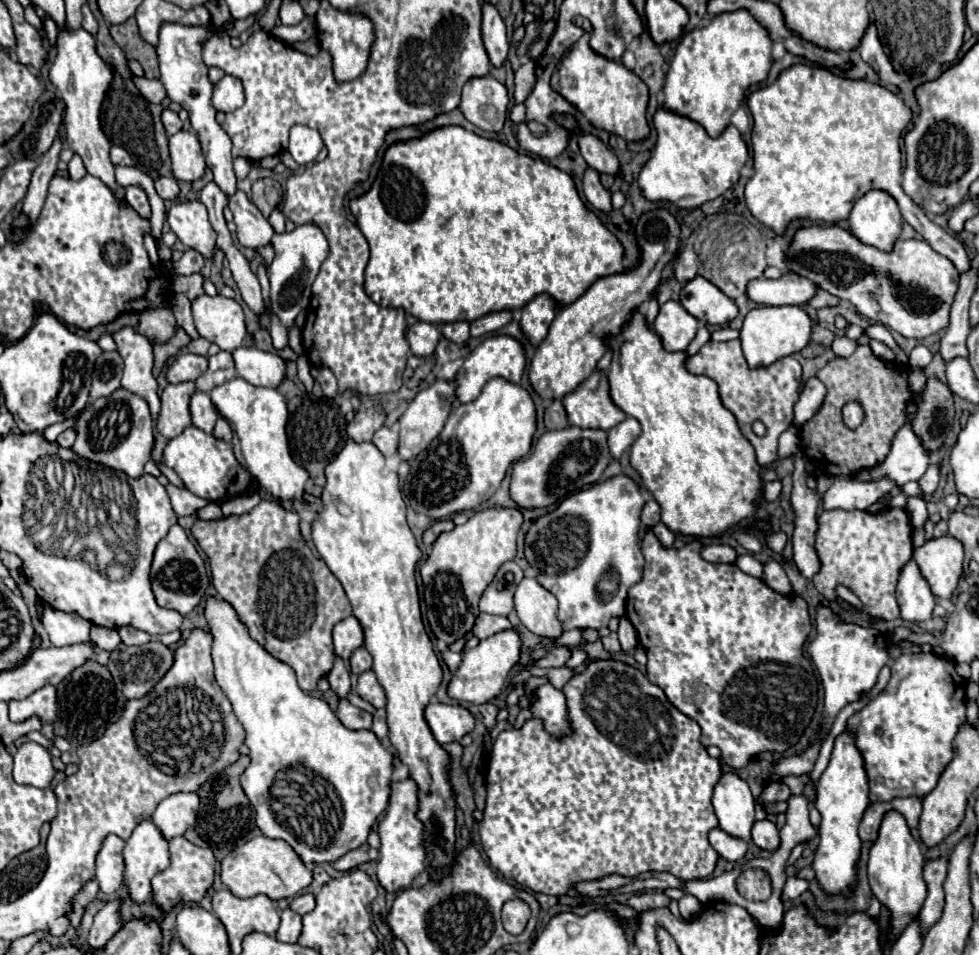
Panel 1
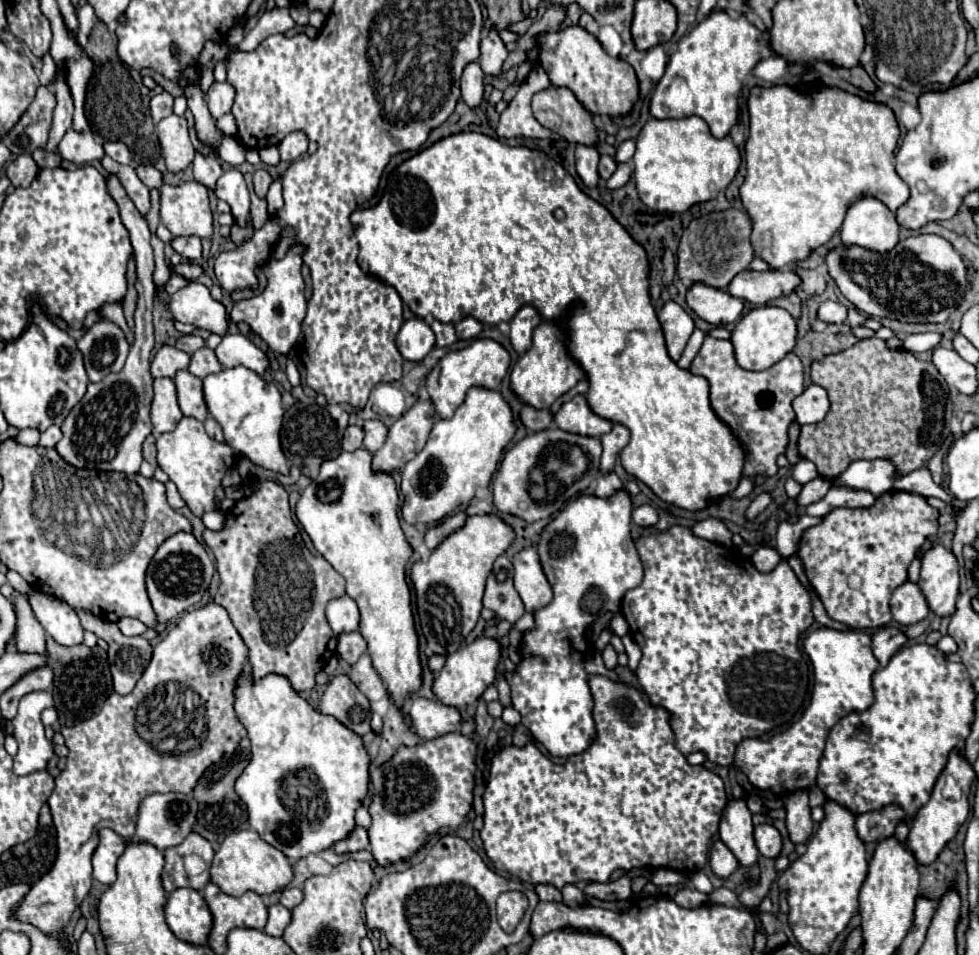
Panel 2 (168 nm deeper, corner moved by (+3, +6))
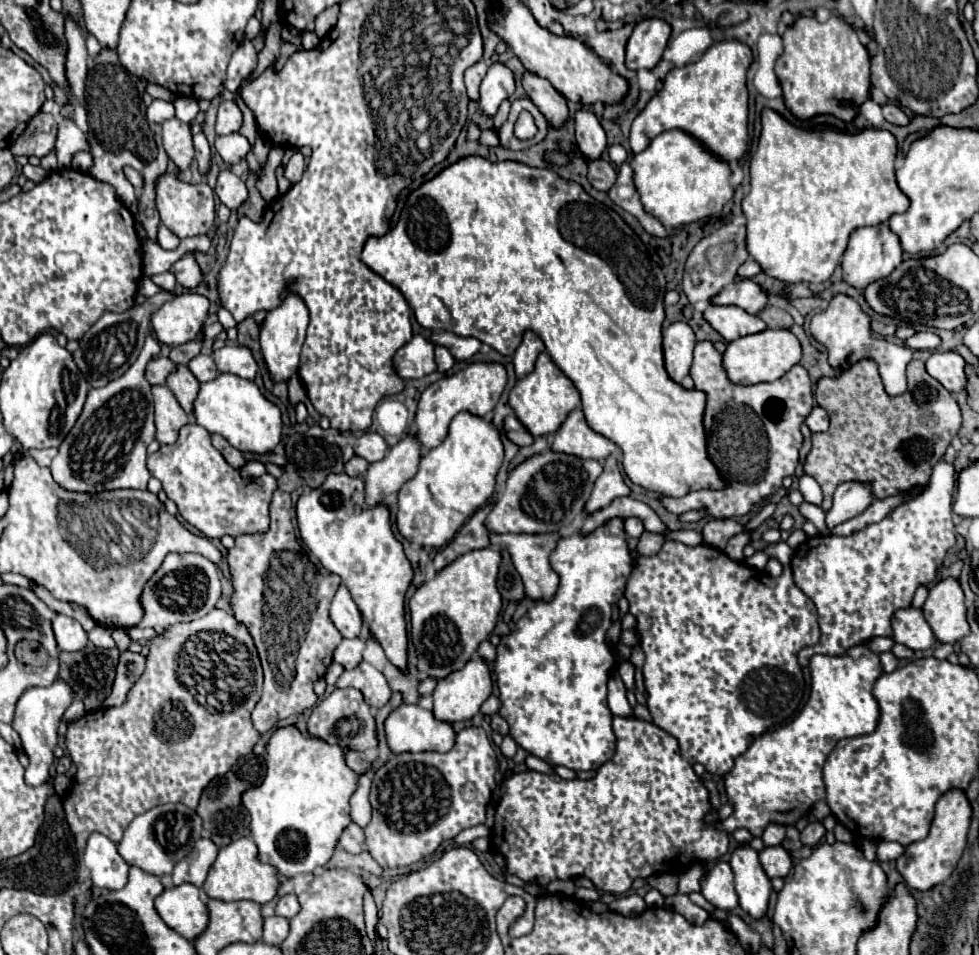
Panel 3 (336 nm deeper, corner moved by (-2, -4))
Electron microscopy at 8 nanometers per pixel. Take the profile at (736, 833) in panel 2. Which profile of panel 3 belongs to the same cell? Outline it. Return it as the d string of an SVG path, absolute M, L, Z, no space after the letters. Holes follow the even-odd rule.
M740 845L732 853L730 867L734 871L734 889L740 907L752 919L762 919L768 911L770 879L758 861L758 853L750 845Z

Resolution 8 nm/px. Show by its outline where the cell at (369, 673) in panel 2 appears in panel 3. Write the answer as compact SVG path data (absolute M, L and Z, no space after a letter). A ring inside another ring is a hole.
M362 661L358 667L354 667L350 671L344 671L338 677L336 687L342 687L342 689L354 687L354 689L362 691L366 703L376 709L380 709L390 699L390 687L388 687L386 677L374 665L370 665L366 661Z

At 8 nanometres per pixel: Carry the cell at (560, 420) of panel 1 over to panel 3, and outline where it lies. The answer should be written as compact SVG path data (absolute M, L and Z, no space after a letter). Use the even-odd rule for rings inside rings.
M508 415L504 419L504 433L518 447L526 447L526 445L530 445L534 441L534 437L522 427L522 423L516 419L516 415Z

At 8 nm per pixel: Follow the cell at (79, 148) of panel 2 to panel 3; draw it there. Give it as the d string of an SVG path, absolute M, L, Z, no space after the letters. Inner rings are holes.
M62 119L58 123L58 137L56 137L56 157L58 157L58 169L68 169L70 167L70 157L76 151L88 151L86 143L86 133L82 133L74 121Z

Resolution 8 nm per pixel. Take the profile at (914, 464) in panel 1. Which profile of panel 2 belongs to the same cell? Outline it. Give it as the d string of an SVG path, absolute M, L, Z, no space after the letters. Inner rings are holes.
M871 459L871 461L853 461L847 471L837 477L839 485L853 489L867 489L875 497L881 497L887 491L893 491L897 479L897 467L891 459Z

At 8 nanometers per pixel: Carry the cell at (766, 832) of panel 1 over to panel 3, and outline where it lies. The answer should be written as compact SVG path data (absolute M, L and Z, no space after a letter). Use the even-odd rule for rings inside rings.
M766 847L758 853L758 859L760 859L760 865L764 869L764 873L770 877L770 879L776 879L776 877L782 877L786 879L790 869L792 869L792 859L788 855L788 851L784 847Z

